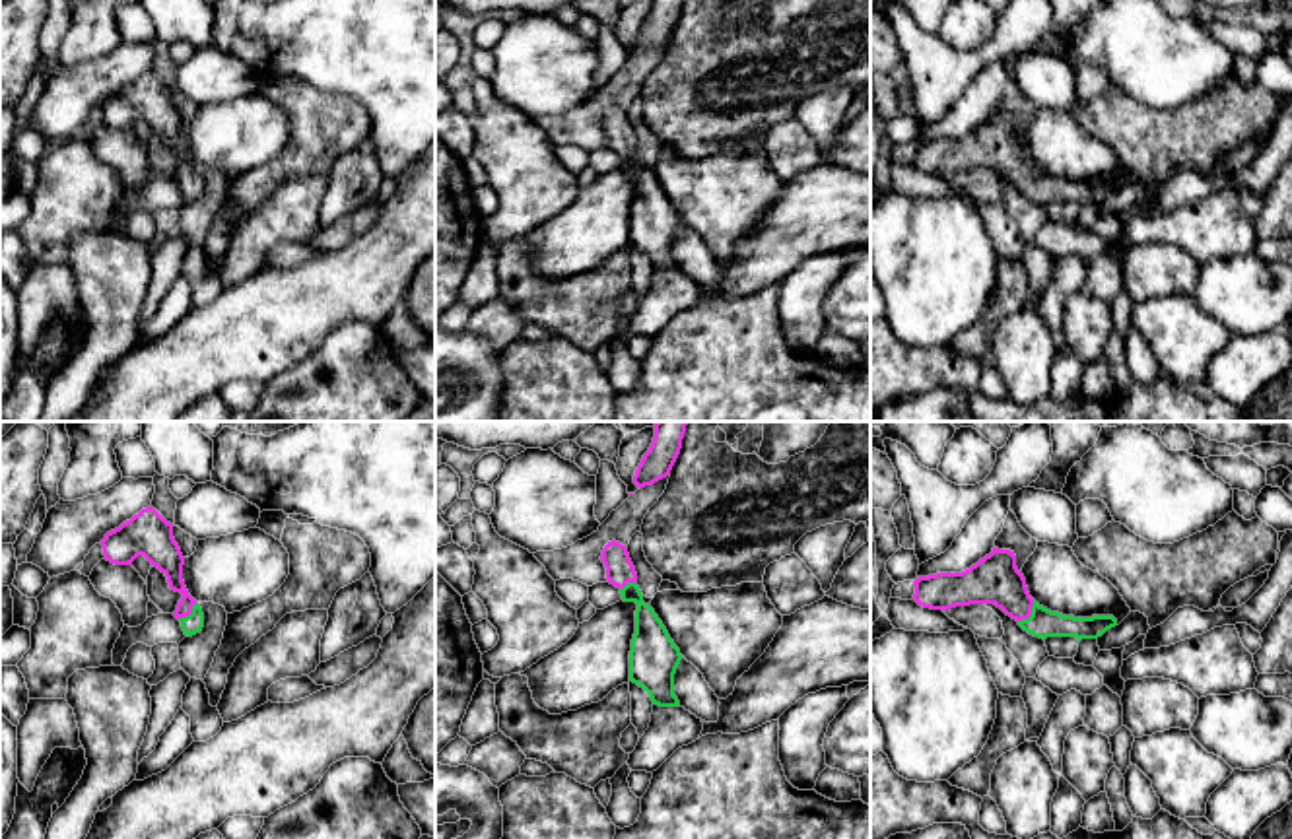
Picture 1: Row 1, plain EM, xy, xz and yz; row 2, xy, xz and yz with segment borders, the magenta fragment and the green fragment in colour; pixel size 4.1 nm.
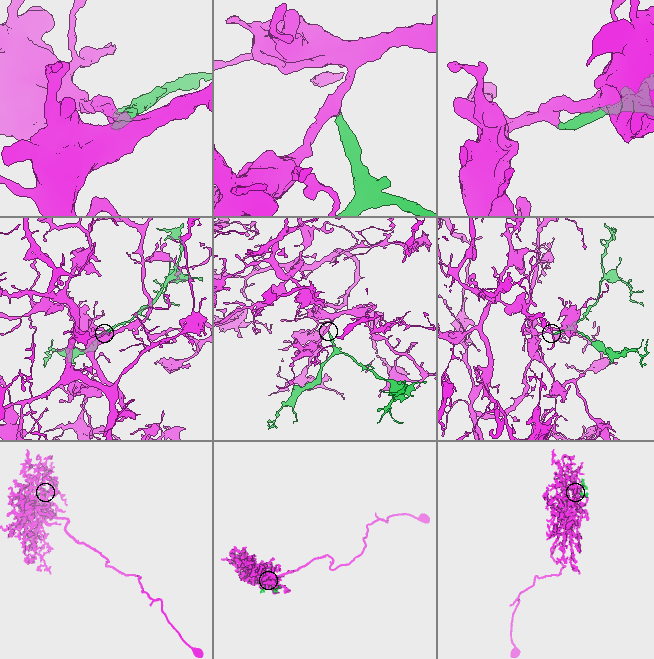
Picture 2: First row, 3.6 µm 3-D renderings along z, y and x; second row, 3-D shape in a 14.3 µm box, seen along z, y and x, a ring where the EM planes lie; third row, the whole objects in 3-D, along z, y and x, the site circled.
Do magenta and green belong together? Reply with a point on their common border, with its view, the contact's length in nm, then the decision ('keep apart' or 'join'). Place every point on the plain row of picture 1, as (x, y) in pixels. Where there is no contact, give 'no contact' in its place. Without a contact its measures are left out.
meets magenta in yz at (1030, 179); contact 120 nm long; join

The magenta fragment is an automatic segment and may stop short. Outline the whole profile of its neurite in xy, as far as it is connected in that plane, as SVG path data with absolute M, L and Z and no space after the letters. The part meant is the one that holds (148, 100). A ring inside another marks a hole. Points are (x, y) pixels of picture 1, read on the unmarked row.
M153 72L142 74L119 93L107 97L101 111L105 124L115 130L132 130L138 120L144 120L167 142L169 153L183 159L173 181L181 186L185 200L192 202L202 196L204 179L185 151L185 122L173 103L173 89Z

